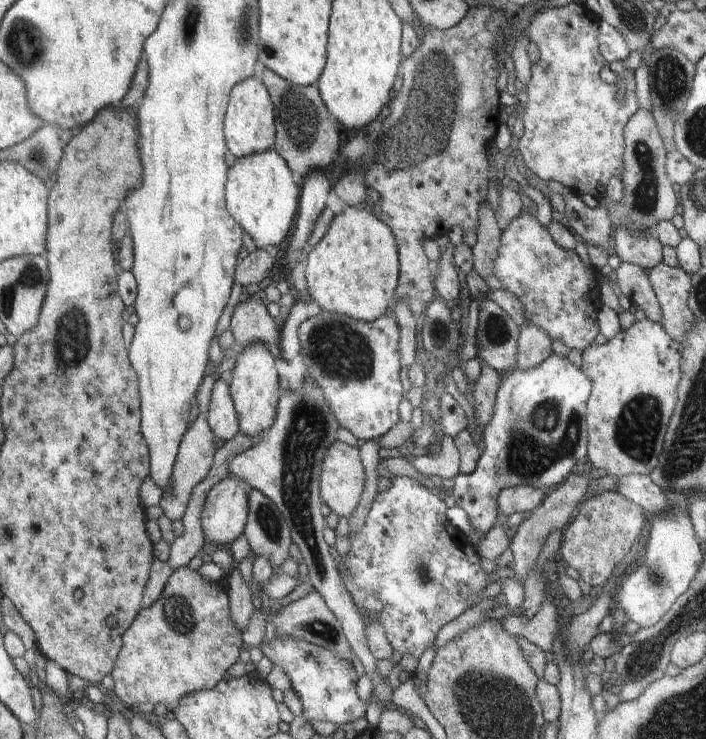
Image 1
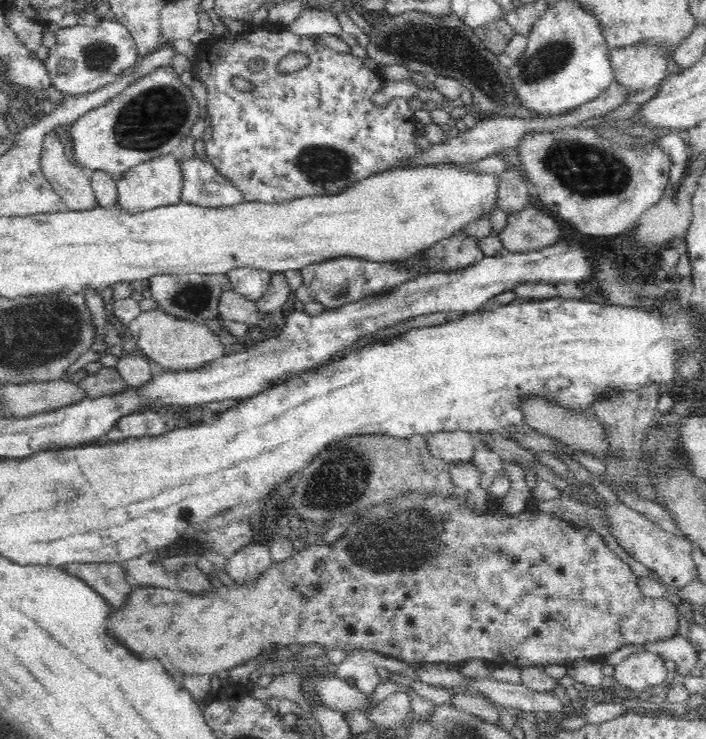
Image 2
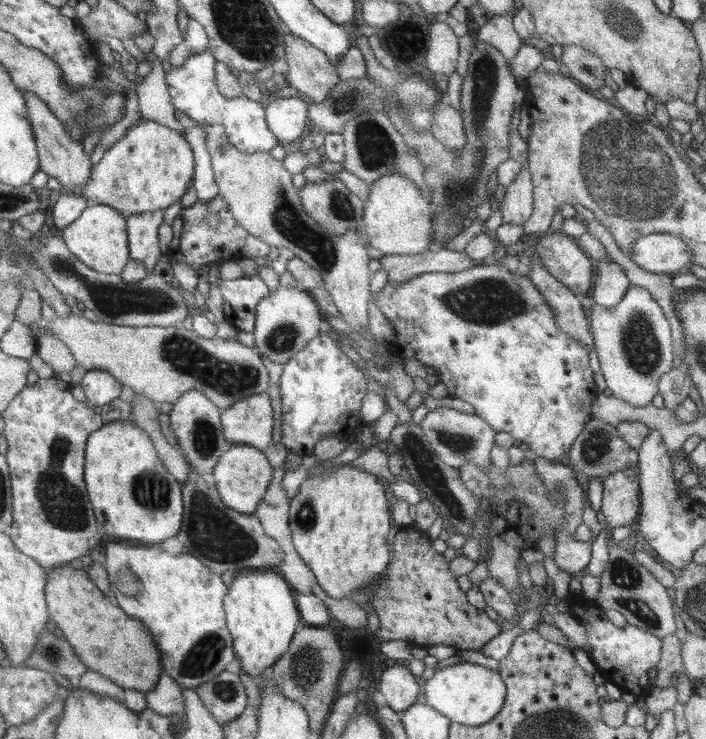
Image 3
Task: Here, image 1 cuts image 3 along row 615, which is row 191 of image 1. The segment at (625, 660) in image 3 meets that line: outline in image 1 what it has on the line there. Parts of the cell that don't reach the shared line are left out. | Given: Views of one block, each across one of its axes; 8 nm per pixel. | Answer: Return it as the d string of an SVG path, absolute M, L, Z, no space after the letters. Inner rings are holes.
M575 1L561 7L545 7L531 18L527 37L538 46L540 60L536 64L528 65L532 75L530 82L525 85L528 102L520 110L524 133L521 138L516 139L515 144L522 154L521 164L530 168L538 178L547 182L559 182L579 196L592 194L597 198L607 194L606 184L612 176L622 178L624 174L624 126L639 109L635 71L627 68L624 60L606 62L598 46L599 23L600 20L590 9ZM605 66L624 80L624 102L617 100L618 85L601 80L600 72Z

